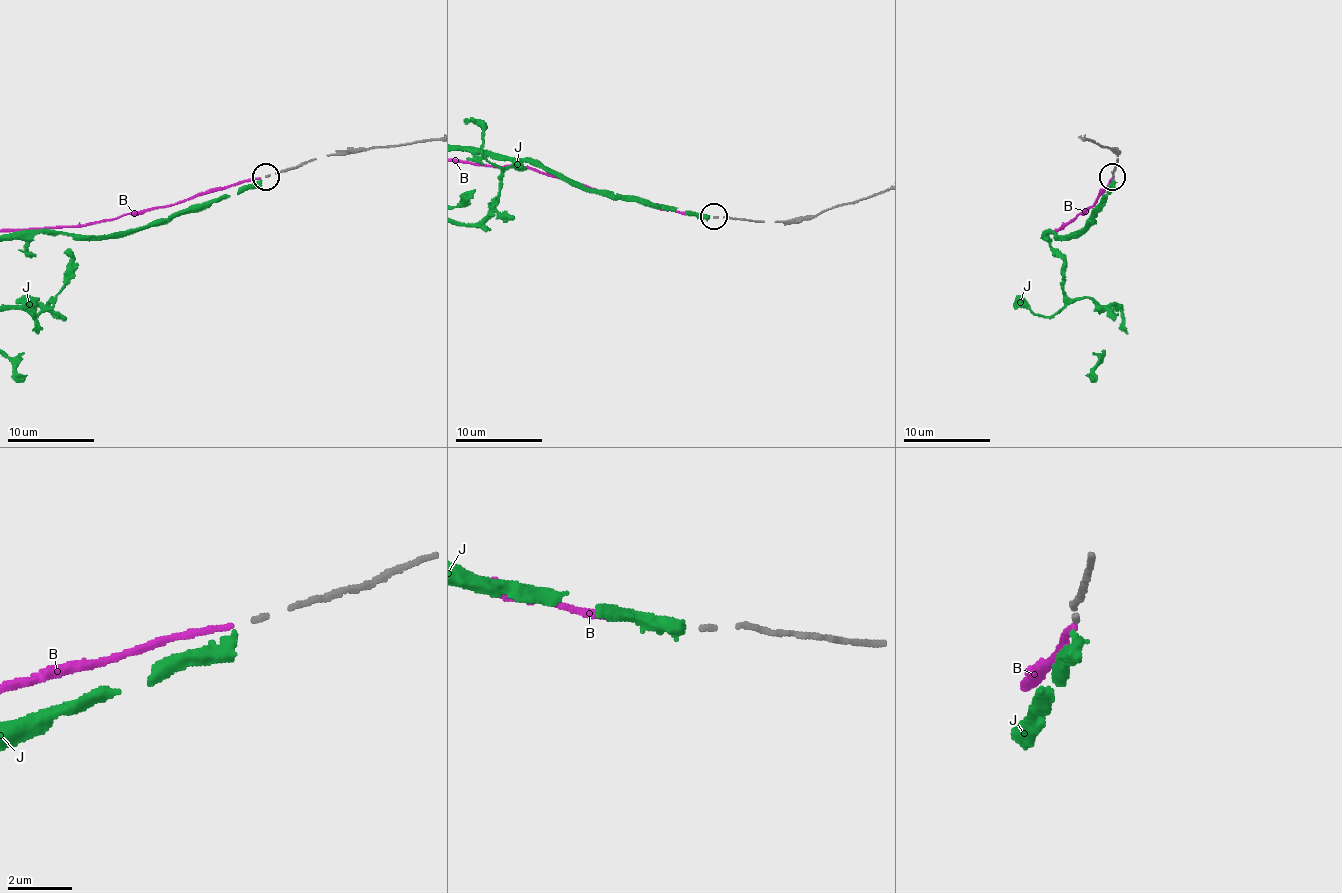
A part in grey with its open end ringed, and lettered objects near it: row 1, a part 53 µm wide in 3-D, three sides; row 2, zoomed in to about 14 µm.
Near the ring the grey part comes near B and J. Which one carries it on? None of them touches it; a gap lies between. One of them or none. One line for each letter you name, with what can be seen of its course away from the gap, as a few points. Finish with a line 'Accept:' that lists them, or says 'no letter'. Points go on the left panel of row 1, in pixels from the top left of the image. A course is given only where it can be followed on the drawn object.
Accept: B

